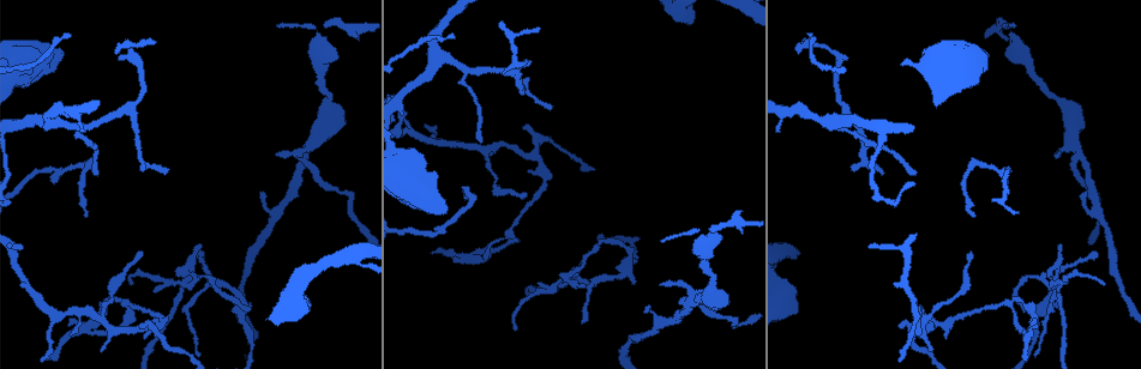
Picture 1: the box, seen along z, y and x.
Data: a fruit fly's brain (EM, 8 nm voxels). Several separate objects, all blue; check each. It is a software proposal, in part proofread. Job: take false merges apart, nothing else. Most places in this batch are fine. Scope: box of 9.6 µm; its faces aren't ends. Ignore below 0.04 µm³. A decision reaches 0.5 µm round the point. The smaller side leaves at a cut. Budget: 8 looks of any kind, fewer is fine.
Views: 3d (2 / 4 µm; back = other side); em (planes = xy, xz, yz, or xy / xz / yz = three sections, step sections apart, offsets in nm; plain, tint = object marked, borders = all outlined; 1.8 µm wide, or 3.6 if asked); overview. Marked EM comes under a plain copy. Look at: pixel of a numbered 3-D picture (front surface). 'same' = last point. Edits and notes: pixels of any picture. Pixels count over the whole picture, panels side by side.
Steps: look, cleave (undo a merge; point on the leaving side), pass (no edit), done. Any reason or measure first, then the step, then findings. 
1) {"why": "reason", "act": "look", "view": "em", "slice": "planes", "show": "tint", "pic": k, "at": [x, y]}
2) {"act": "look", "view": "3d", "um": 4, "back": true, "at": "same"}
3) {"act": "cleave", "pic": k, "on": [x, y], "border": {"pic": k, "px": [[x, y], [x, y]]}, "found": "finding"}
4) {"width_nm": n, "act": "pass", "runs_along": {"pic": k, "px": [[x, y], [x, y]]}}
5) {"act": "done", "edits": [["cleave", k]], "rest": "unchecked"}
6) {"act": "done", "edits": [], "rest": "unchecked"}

{"why": "thick turns thin", "act": "look", "view": "em", "slice": "xy", "step": 8, "show": "tint", "pic": 1, "at": [685, 305]}

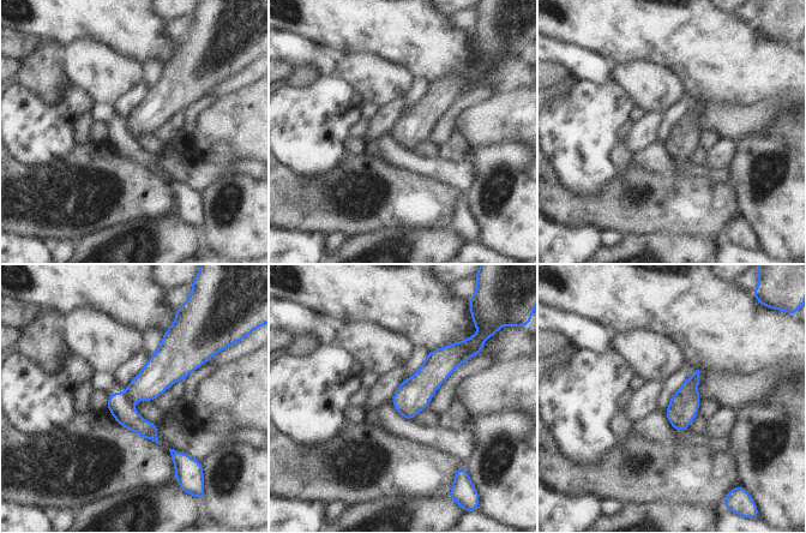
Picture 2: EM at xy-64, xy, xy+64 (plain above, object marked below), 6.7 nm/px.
{"act": "cleave", "pic": 2, "on": [121, 407], "border": {"pic": 2, "px": [[124, 395], [131, 400]]}, "found": "a second cell is stuck on"}

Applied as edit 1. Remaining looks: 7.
{"why": "closes a loop", "act": "look", "view": "em", "slice": "planes", "show": "tint", "pic": 1, "at": [1022, 333]}

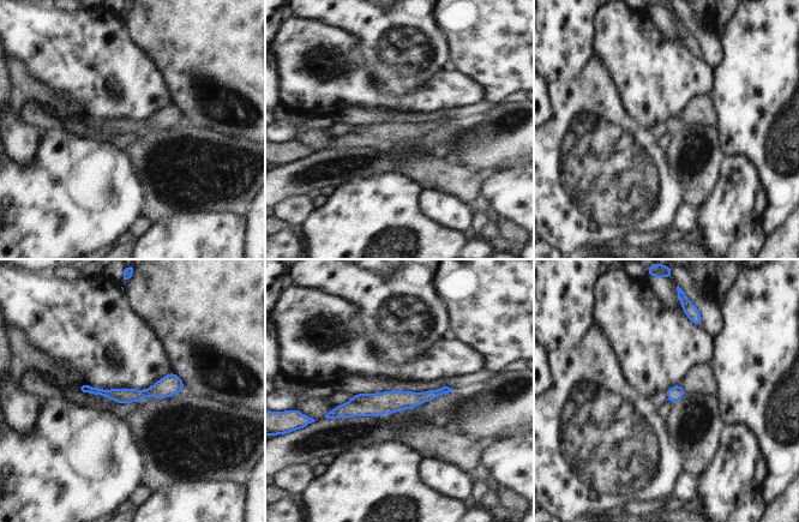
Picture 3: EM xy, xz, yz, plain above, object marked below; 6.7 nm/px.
{"width_nm": 100, "act": "pass", "found": "all the same cell"}

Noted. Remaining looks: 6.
{"why": "three arms meet", "act": "look", "view": "3d", "um": 4, "pic": 1, "at": [537, 157]}

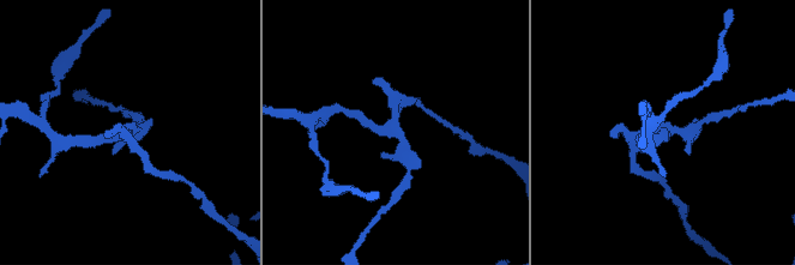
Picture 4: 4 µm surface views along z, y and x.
{"why": "shape alone is not enough", "act": "look", "view": "em", "um": 3.6, "slice": "yz", "step": 16, "show": "tint", "pic": 4, "at": [660, 134]}

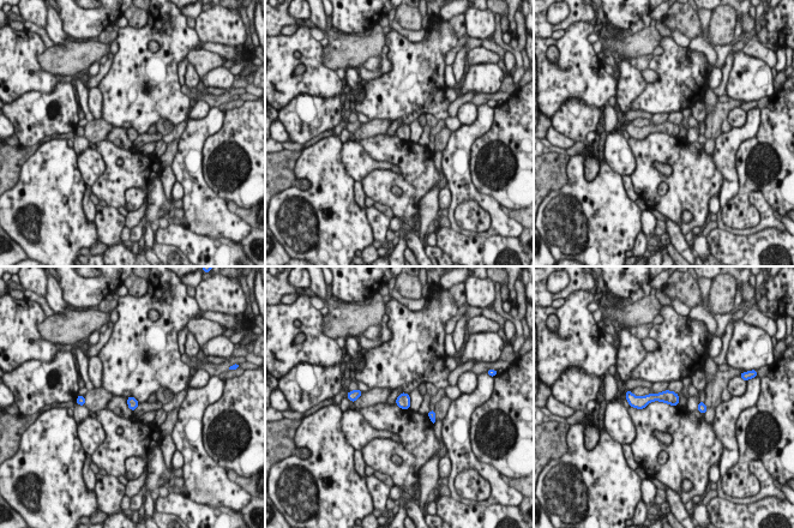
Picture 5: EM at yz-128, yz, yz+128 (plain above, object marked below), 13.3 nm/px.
{"why": "cut it another way", "act": "look", "view": "em", "um": 3.6, "slice": "planes", "show": "tint", "at": "same"}

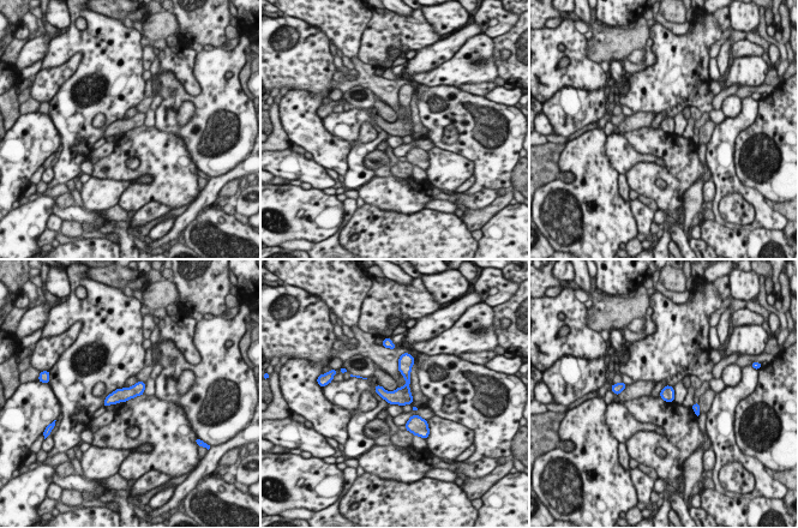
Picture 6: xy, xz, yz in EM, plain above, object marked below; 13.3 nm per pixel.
{"width_nm": 190, "act": "pass", "runs_along": {"pic": 6, "px": [[142, 384], [133, 391], [107, 401]]}, "found": "continuous, no second cell"}

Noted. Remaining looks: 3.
{"why": "branch point", "act": "look", "view": "3d", "um": 4, "back": true, "pic": 1, "at": [627, 262]}

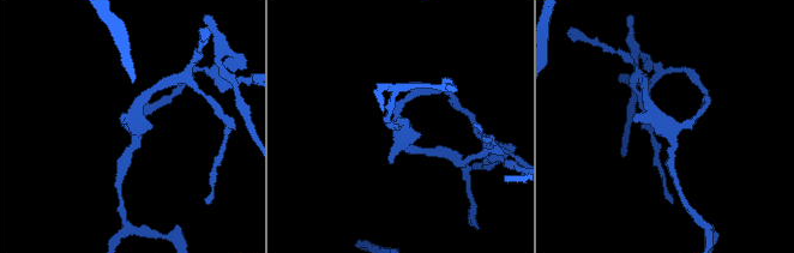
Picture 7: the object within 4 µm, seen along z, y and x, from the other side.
{"why": "now the EM", "act": "look", "view": "em", "slice": "planes", "show": "tint", "pic": 7, "at": [403, 129]}

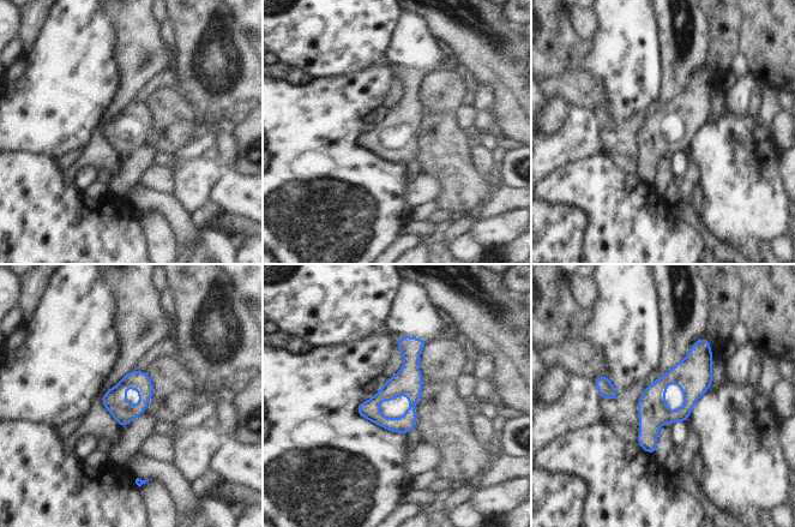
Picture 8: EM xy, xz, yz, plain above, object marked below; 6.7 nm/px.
{"width_nm": 160, "act": "pass", "found": "all the same cell"}

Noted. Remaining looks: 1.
{"act": "done", "edits": [["cleave", 2]], "rest": "unchecked"}

